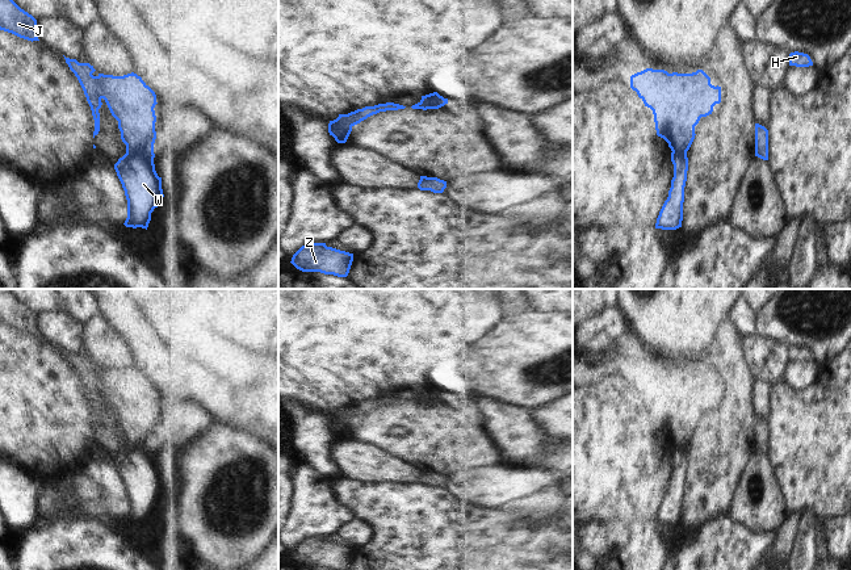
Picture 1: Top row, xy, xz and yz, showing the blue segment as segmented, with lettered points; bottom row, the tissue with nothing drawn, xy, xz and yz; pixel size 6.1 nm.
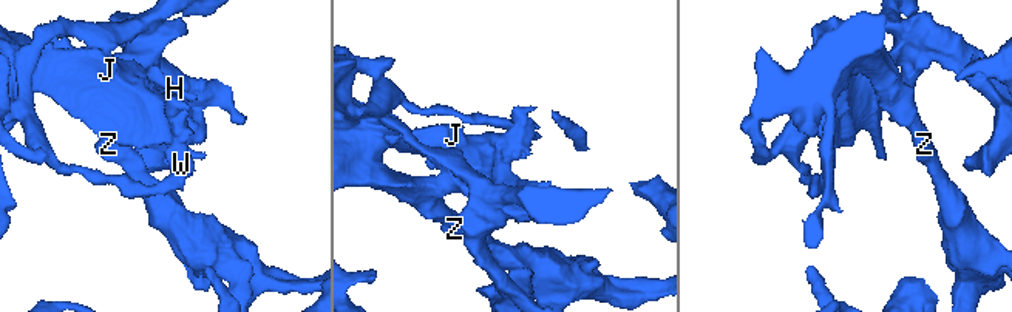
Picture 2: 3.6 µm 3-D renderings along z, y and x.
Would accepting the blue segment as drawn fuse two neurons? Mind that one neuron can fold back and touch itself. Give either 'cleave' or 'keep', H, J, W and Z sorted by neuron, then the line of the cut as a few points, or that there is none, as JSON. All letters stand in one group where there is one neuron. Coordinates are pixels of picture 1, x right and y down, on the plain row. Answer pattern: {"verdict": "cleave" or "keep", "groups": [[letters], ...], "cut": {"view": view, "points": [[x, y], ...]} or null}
{"verdict": "cleave", "groups": [["H", "W"], ["J", "Z"]], "cut": {"view": "xy", "points": [[152, 444], [126, 448]]}}

